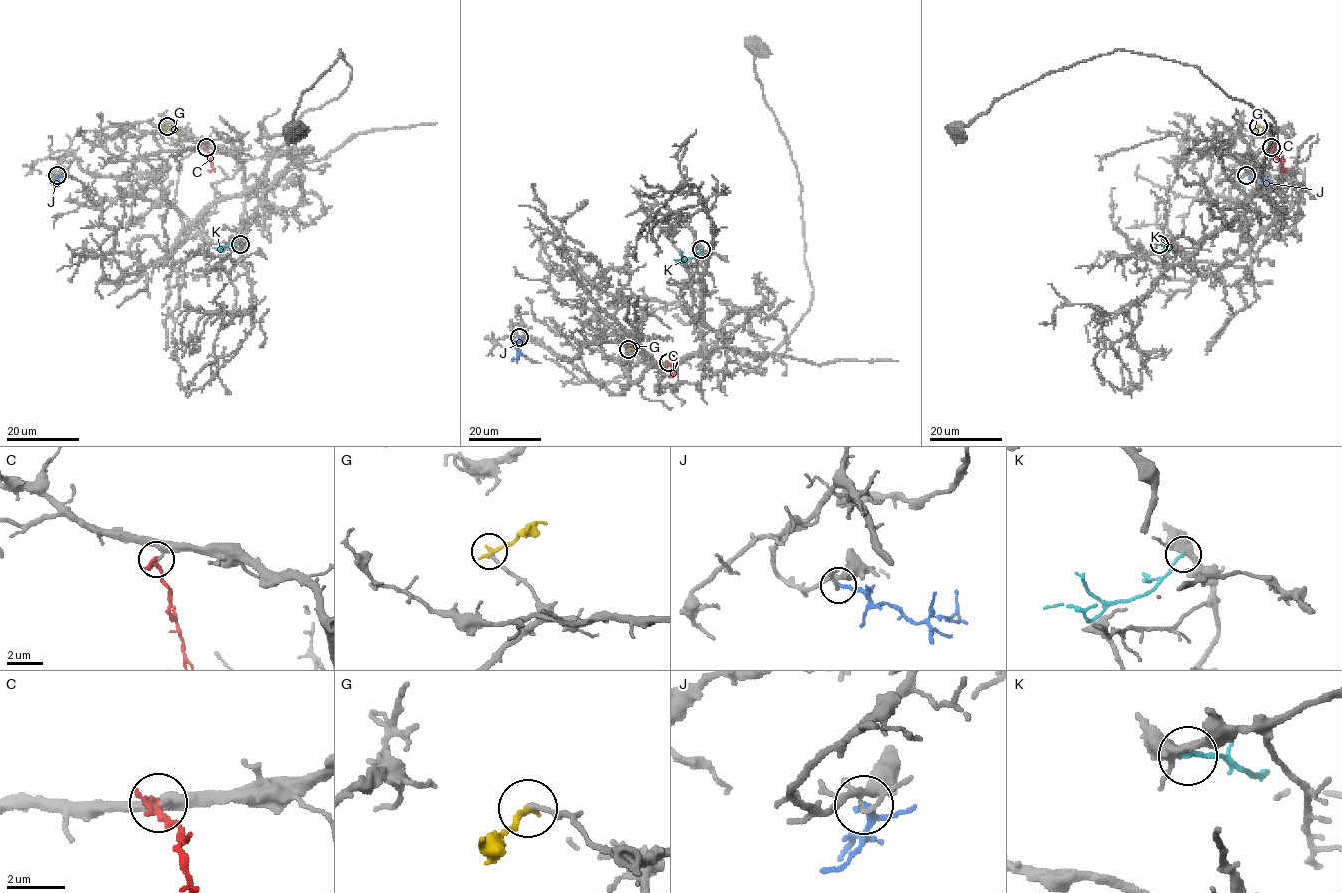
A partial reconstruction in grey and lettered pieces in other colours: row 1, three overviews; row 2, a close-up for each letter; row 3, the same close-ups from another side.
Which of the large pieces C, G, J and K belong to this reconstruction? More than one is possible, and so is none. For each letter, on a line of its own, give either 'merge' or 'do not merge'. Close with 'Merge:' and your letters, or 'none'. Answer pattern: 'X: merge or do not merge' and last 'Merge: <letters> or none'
C: do not merge
G: do not merge
J: do not merge
K: do not merge
Merge: none

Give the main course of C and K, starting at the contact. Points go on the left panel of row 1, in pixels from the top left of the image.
C: (207, 147), (212, 169), (208, 169)
K: (240, 244), (212, 247)

